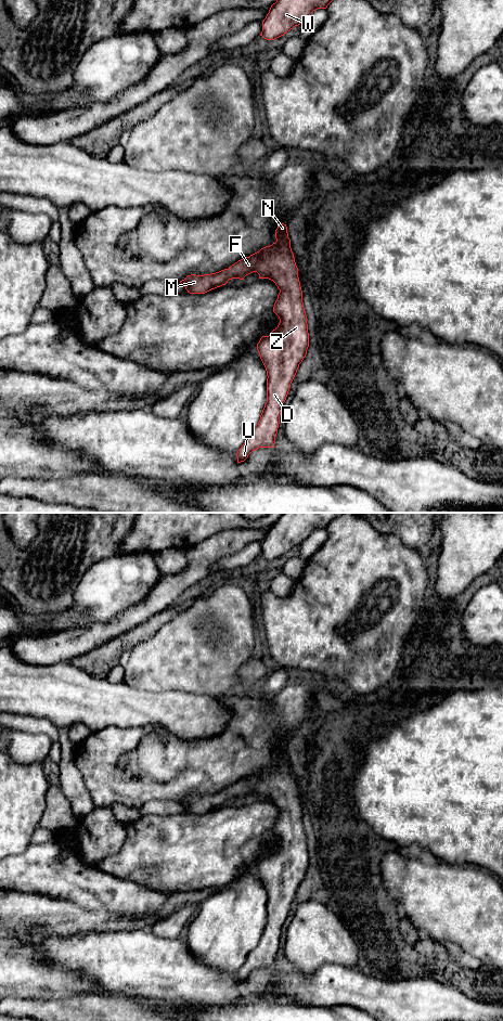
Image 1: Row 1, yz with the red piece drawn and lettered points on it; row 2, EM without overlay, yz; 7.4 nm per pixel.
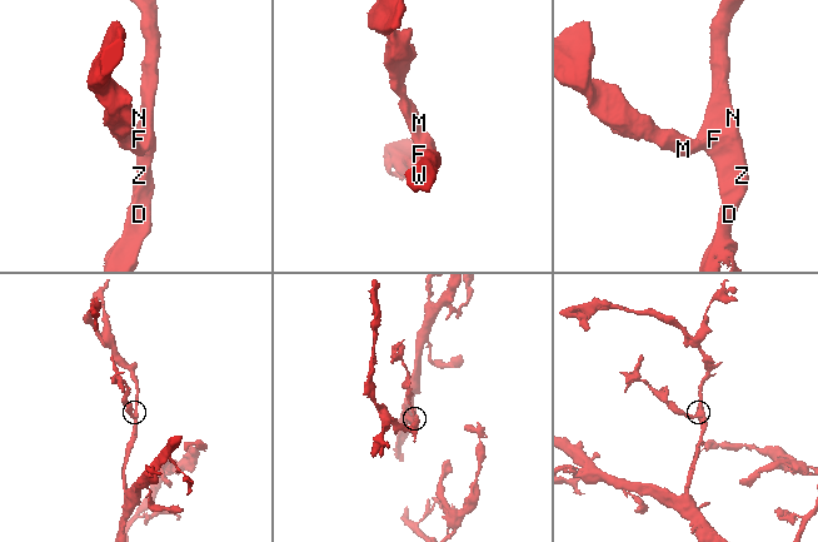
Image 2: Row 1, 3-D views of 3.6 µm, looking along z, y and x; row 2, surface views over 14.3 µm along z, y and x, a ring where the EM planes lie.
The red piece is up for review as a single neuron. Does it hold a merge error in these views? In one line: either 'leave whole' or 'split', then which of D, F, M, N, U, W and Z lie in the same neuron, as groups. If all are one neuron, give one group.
leave whole | D F M N U W Z

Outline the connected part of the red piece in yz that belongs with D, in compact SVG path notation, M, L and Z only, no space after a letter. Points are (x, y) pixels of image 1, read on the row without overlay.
M286 745L278 746L275 759L276 762L272 765L238 780L228 789L204 796L191 794L180 801L188 813L205 814L225 805L229 800L243 800L257 792L259 799L273 801L280 810L273 827L280 843L269 856L262 856L257 864L268 896L267 922L258 944L236 973L237 983L244 982L259 968L274 967L282 926L309 867L302 811Z

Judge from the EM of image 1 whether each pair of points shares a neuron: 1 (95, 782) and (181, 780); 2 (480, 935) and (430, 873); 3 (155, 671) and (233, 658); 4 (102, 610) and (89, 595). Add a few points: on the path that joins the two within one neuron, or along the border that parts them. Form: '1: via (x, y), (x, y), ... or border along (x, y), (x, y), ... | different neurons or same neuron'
1: via (117, 785), (126, 789), (159, 789) | same neuron
2: via (474, 920), (441, 888) | same neuron
3: via (175, 658), (214, 658) | same neuron
4: via (101, 607), (92, 598) | same neuron

